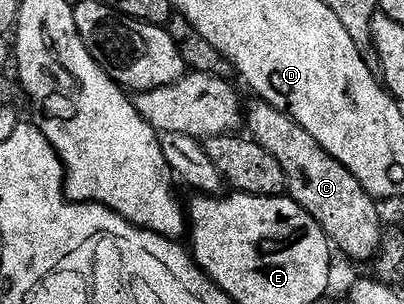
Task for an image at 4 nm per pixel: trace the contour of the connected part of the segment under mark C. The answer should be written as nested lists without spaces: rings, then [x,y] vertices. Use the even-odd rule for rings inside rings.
[[[254,101],[251,107],[249,104],[244,115],[244,123],[247,128],[250,126],[249,134],[254,142],[259,143],[264,149],[268,149],[268,153],[272,153],[272,157],[276,157],[276,161],[280,161],[280,169],[284,169],[289,198],[299,203],[315,219],[320,225],[320,229],[324,229],[331,244],[337,250],[339,247],[350,259],[373,260],[382,249],[384,230],[382,231],[382,215],[378,212],[379,204],[366,192],[364,185],[360,185],[360,181],[356,181],[356,177],[352,177],[352,173],[348,173],[348,169],[344,169],[344,165],[340,165],[340,161],[332,158],[322,148],[320,141],[316,141],[316,137],[312,137],[312,133],[308,133],[308,129],[301,127],[286,112],[278,111],[271,103]]]

